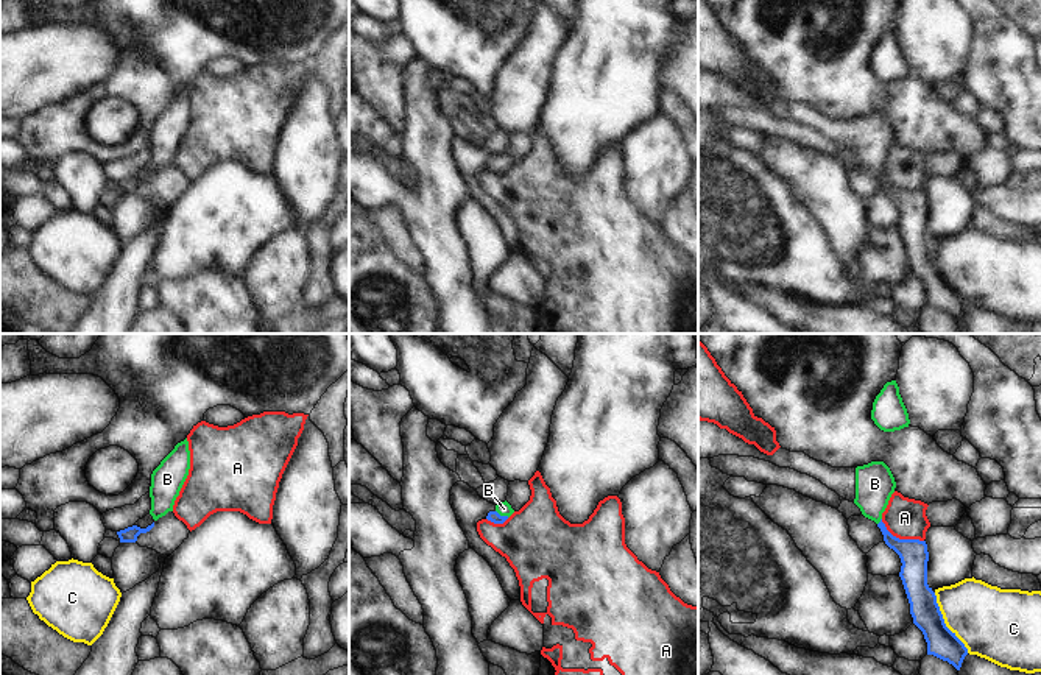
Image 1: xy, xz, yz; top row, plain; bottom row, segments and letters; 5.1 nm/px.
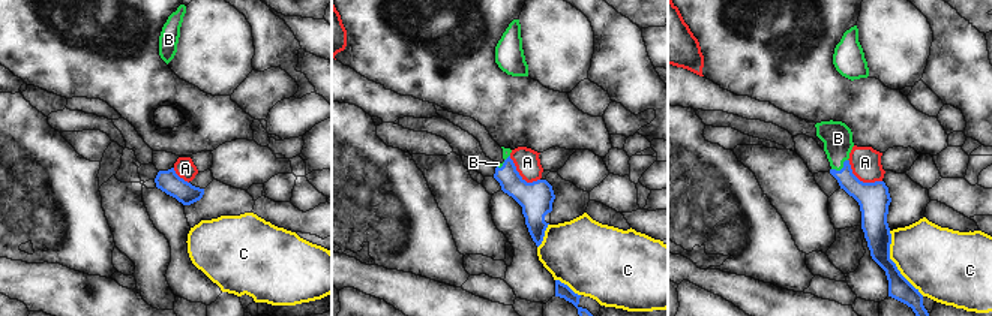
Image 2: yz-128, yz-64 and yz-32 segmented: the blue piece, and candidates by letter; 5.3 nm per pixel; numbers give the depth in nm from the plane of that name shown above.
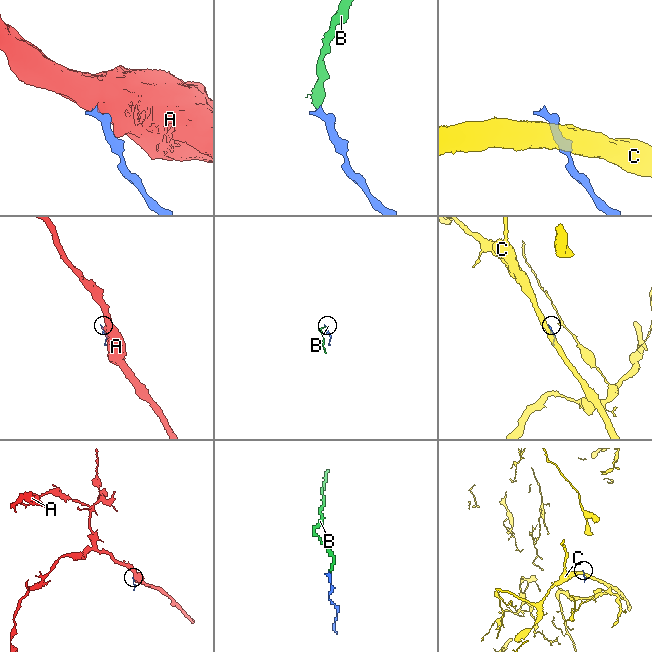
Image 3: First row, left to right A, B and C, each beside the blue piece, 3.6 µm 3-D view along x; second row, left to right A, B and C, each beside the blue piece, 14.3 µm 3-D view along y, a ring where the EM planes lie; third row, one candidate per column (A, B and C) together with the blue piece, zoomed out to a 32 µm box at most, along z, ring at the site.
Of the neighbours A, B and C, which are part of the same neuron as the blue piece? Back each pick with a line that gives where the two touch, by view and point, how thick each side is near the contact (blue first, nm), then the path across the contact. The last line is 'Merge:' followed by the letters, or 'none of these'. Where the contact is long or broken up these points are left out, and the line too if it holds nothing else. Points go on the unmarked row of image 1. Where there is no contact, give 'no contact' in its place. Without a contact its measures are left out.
B: xz (502, 167) | 60/70 nm | across xz (493, 167), (502, 167), (504, 159)
Merge: B

